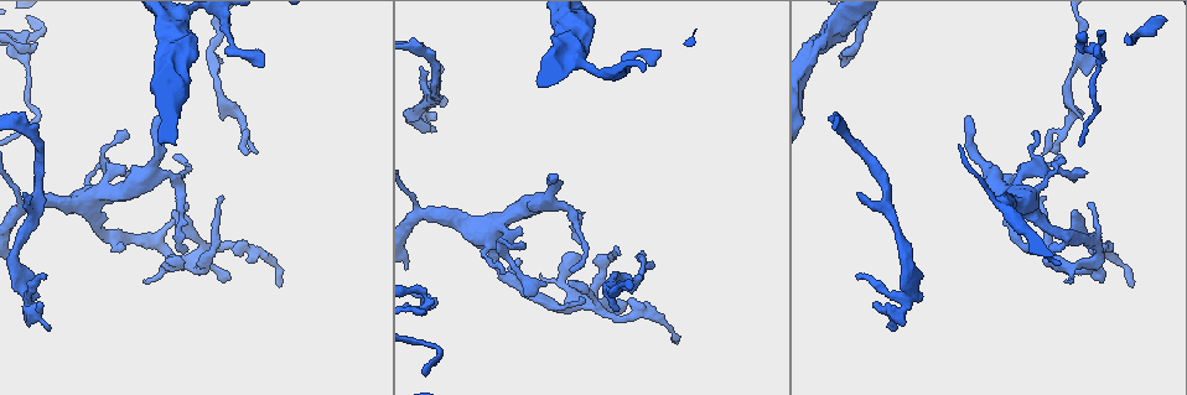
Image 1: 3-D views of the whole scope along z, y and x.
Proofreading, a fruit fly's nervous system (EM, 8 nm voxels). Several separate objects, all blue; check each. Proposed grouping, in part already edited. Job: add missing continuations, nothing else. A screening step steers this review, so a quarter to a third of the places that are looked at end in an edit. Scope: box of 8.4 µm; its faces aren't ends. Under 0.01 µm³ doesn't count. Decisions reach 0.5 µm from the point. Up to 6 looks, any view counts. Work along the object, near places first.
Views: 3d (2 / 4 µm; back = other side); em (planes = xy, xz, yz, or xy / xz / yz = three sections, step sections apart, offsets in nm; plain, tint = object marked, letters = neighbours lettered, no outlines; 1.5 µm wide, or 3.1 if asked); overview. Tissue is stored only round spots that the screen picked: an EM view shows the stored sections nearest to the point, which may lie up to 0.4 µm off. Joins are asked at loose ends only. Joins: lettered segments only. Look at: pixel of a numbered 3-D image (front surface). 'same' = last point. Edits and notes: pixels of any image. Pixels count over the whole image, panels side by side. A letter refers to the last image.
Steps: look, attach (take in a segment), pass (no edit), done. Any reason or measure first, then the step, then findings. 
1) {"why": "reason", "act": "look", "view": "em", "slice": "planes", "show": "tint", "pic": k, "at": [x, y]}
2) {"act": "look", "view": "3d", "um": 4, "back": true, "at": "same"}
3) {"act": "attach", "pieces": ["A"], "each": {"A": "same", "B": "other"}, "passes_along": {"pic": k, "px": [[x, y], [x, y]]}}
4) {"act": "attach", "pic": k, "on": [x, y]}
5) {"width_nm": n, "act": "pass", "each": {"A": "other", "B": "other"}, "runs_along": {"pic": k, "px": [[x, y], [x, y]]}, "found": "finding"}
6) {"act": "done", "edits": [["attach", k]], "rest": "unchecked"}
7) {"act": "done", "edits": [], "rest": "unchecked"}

{"why": "tapers out", "act": "look", "view": "em", "slice": "planes", "show": "letters", "pic": 1, "at": [523, 243]}

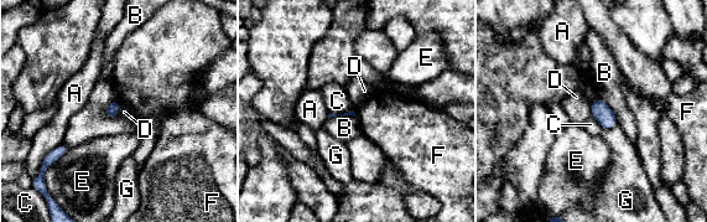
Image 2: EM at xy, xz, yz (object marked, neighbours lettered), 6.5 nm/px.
{"longest_contact_nm": ["B", 220], "act": "pass", "each": {"A": "other", "B": "other", "C": "other", "D": "other", "E": "other", "F": "other", "G": "other"}, "found": "no lettered segment goes on from it"}

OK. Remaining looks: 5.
{"why": "thin end", "act": "look", "view": "em", "slice": "yz", "step": 4, "show": "tint", "pic": 1, "at": [642, 253]}

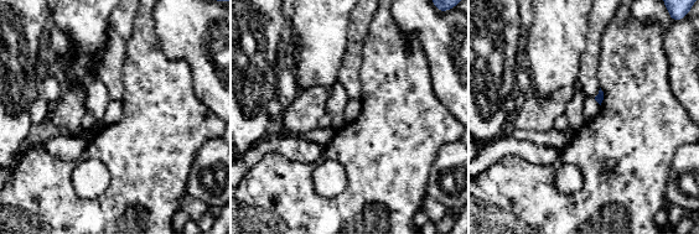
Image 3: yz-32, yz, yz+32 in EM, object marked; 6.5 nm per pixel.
{"why": "another direction", "act": "look", "view": "em", "slice": "planes", "show": "letters", "at": "same"}

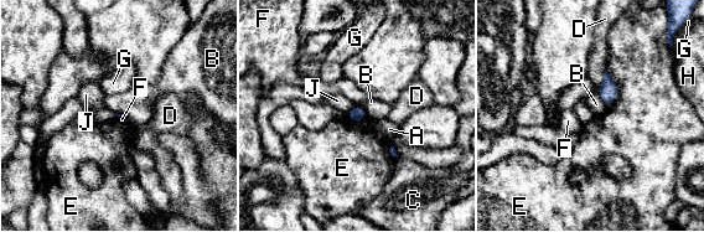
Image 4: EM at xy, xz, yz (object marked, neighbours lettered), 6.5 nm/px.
{"act": "pass", "each": {"A": "other", "B": "other", "C": "other", "D": "other", "E": "other", "F": "other", "G": "other", "H": "other", "J": "other"}, "border": {"pic": 4, "px": [[598, 93], [606, 107]]}, "found": "none of them fits"}

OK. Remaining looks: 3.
{"why": "thin end", "act": "look", "view": "em", "slice": "planes", "show": "tint", "pic": 1, "at": [261, 65]}

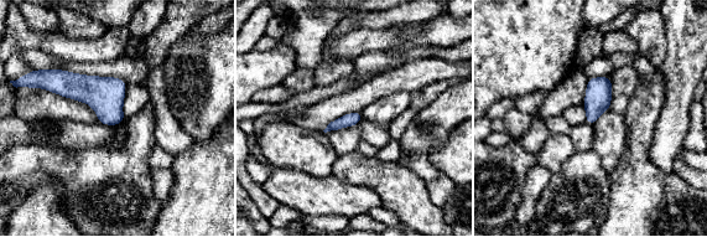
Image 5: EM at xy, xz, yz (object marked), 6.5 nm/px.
{"act": "look", "view": "em", "slice": "planes", "show": "letters", "at": "same"}

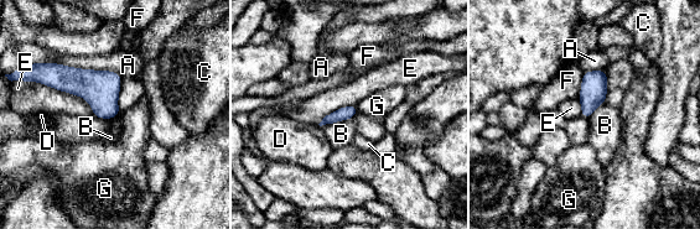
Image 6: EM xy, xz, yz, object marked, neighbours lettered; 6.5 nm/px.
{"act": "pass", "each": {"A": "other", "B": "other", "C": "other", "D": "other", "E": "other", "F": "other", "G": "other"}, "border": {"pic": 6, "px": [[352, 118], [326, 123], [321, 126]]}, "found": "no lettered segment goes on from it"}

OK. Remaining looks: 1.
{"act": "done", "edits": [], "rest": "unchecked"}

